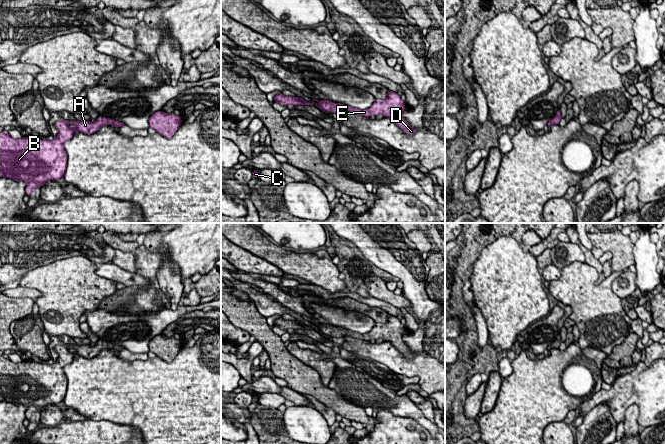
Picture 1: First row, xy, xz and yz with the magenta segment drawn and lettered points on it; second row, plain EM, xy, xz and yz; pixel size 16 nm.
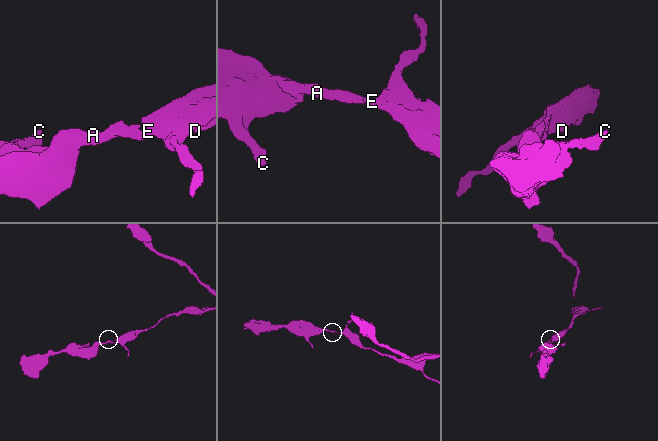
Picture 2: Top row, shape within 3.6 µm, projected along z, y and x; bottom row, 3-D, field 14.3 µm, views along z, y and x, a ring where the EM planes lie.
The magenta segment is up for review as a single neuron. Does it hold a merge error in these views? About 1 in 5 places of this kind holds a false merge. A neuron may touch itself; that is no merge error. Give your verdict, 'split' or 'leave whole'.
leave whole

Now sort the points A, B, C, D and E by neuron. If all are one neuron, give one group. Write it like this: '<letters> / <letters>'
A B C D E

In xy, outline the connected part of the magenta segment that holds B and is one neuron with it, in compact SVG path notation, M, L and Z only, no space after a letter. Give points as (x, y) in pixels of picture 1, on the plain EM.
M106 341L94 346L57 345L55 351L58 358L53 364L31 360L14 363L1 356L0 401L26 406L25 416L30 420L34 412L40 412L46 405L57 405L64 400L67 391L64 367L72 363L75 354L90 359L103 349L119 352L125 348Z

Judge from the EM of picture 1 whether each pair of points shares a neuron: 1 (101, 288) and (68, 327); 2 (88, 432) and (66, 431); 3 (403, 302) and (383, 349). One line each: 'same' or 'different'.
1: same
2: same
3: different

